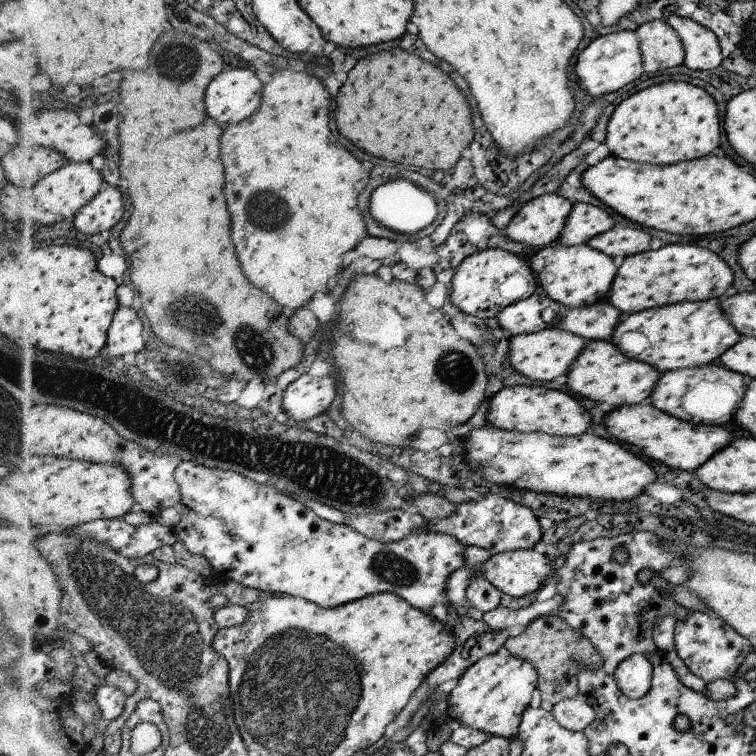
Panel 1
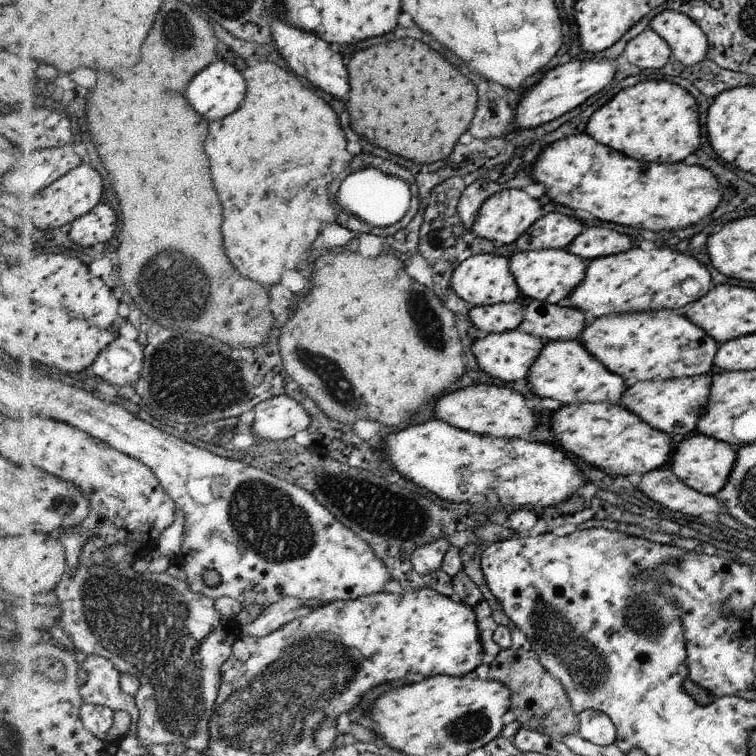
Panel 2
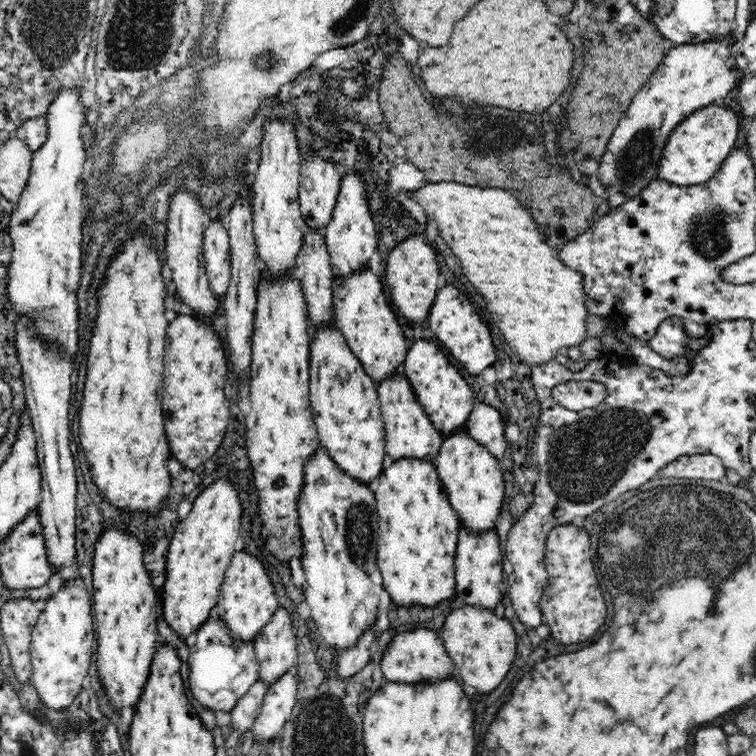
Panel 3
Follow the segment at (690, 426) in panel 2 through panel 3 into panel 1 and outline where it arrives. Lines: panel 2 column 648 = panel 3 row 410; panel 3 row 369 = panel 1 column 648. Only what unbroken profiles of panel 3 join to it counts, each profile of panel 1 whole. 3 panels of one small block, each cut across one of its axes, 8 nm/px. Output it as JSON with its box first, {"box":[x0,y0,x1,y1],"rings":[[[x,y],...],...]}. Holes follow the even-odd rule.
{"box":[648,362,751,427],"rings":[[[716,362],[661,375],[660,382],[654,387],[648,402],[652,403],[654,408],[678,417],[679,420],[693,421],[694,424],[732,427],[738,407],[741,406],[751,382],[750,377],[731,371],[725,365]]]}

